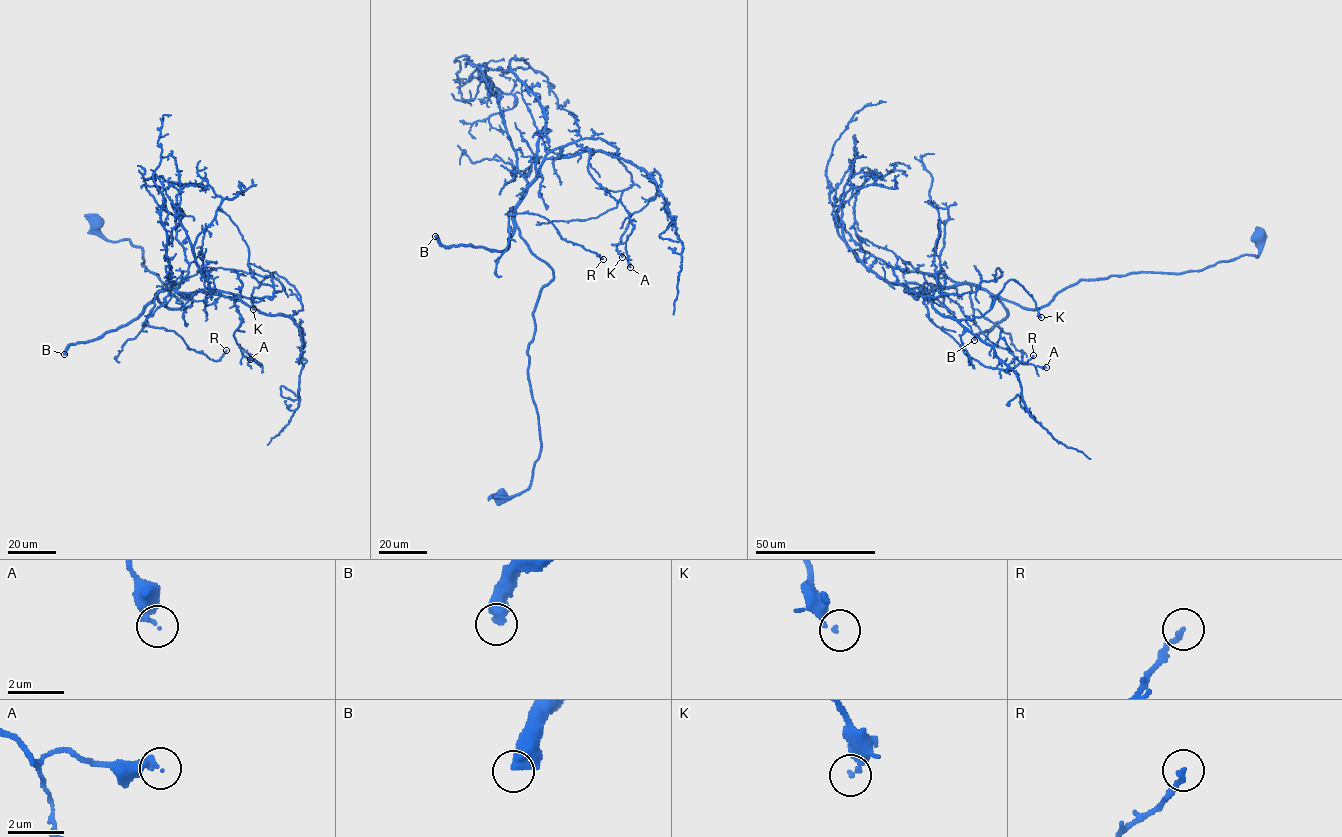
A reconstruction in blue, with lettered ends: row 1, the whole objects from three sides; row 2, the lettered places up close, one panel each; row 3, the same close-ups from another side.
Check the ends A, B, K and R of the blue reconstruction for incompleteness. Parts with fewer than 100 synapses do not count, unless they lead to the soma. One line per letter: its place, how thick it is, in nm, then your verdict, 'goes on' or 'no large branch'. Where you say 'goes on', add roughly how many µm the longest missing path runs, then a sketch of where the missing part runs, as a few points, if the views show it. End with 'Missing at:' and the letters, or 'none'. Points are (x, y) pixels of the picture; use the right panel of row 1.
A: place (1046, 367); calibre 400 nm; no large branch
B: place (974, 340); calibre 500 nm; goes on; missing 140 µm; course (974, 340), (977, 348), (962, 354), (919, 340), (933, 339), (961, 376), (968, 393), (959, 405), (963, 426)
K: place (1041, 317); calibre 120 nm; no large branch
R: place (1033, 355); calibre 180 nm; no large branch
Missing at: B

